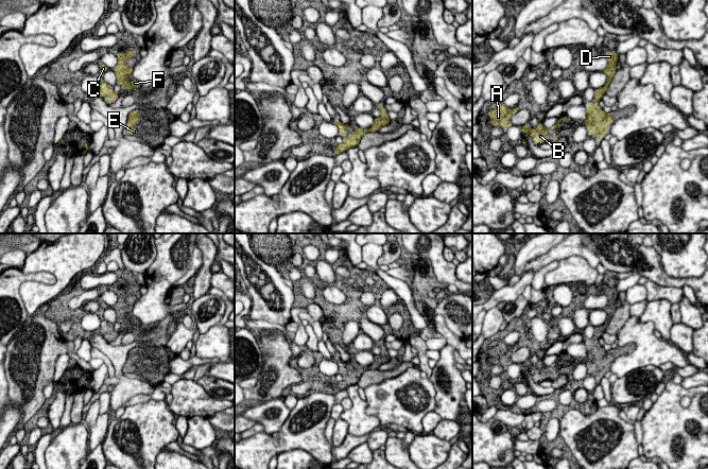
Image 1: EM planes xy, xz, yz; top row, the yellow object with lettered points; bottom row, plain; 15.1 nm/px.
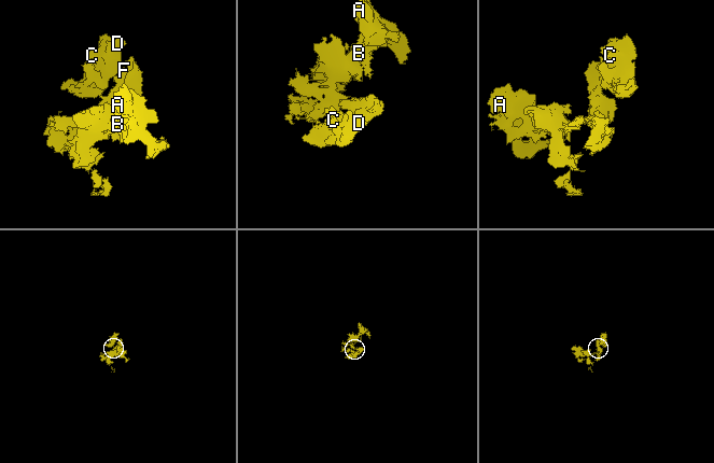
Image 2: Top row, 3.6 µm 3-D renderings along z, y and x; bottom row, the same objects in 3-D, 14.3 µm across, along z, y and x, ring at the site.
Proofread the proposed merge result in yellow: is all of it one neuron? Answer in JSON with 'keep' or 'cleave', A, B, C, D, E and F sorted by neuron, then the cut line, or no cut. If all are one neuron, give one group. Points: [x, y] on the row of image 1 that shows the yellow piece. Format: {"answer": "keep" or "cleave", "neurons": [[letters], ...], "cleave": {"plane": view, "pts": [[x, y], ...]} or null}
{"answer": "keep", "neurons": [["A", "B", "C", "D", "E", "F"]], "cleave": null}

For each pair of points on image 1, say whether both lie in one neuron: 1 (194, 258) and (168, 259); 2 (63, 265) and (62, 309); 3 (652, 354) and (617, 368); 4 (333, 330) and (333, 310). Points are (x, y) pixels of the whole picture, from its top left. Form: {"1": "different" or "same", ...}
{"1": "same", "2": "different", "3": "same", "4": "same"}

